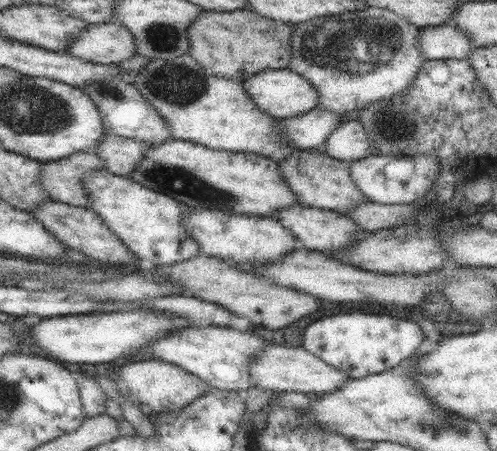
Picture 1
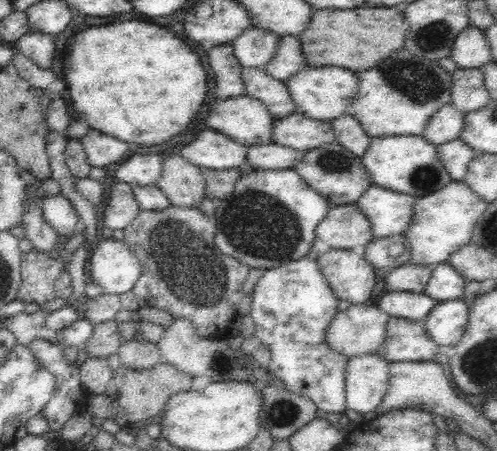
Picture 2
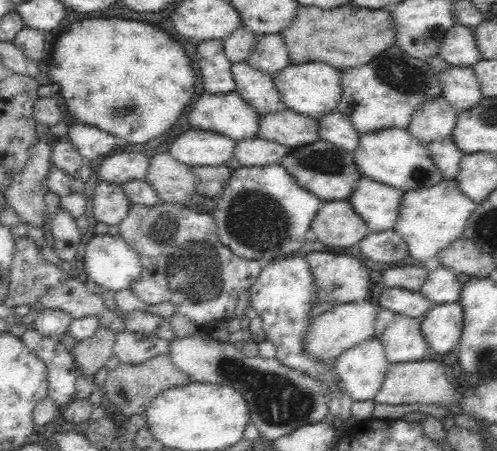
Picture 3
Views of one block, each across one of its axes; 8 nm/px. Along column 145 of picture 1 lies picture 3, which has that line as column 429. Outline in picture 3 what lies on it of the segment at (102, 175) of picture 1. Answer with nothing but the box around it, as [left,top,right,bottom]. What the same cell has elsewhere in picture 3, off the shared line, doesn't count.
[396,180,478,266]

